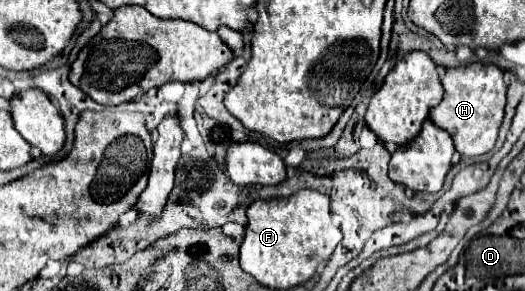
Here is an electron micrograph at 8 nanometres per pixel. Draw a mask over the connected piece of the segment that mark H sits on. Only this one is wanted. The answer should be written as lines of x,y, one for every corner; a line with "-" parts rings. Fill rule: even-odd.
483,64
449,68
447,74
443,76
443,88
445,88
445,96
431,110
429,114
431,122
451,134
455,142
455,150
463,158
489,152
495,146
499,126
503,120
505,92
507,92
503,72
497,66
483,66

